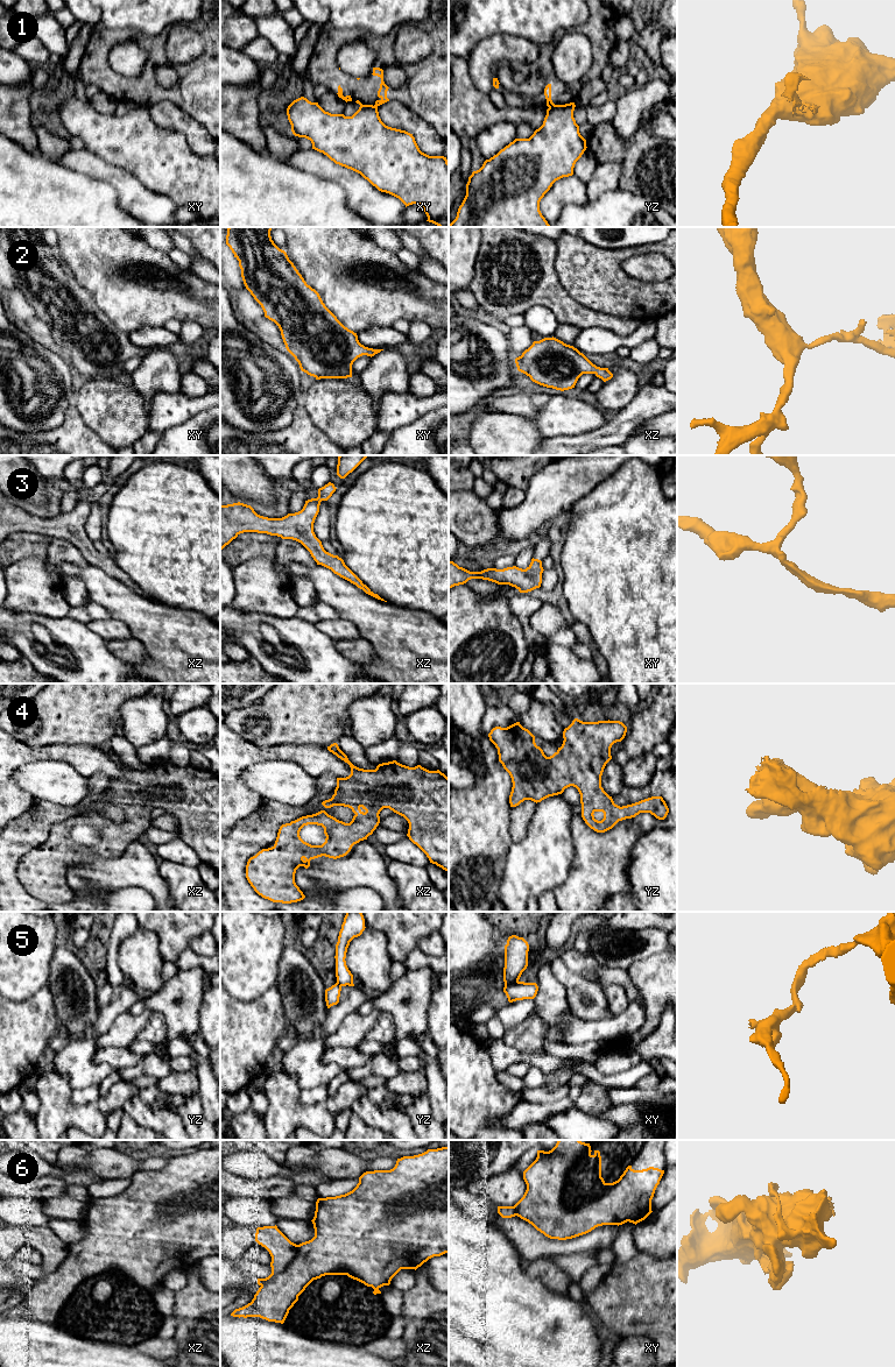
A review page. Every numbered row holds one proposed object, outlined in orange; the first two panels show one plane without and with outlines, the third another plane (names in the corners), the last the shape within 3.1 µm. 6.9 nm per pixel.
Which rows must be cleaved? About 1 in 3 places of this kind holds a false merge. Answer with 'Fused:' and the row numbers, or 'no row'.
Fused: 1, 5, 6

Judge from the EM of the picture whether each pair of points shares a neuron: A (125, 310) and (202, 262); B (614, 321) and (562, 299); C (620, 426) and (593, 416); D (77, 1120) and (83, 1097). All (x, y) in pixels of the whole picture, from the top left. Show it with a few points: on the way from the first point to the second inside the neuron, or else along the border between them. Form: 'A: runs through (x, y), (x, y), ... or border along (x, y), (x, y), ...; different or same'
A: border along (191, 271), (208, 281); different
B: runs through (601, 319), (582, 317), (575, 312); same
C: border along (606, 420), (603, 425), (582, 433); different
D: border along (99, 1096), (85, 1104), (74, 1104), (70, 1100); different

